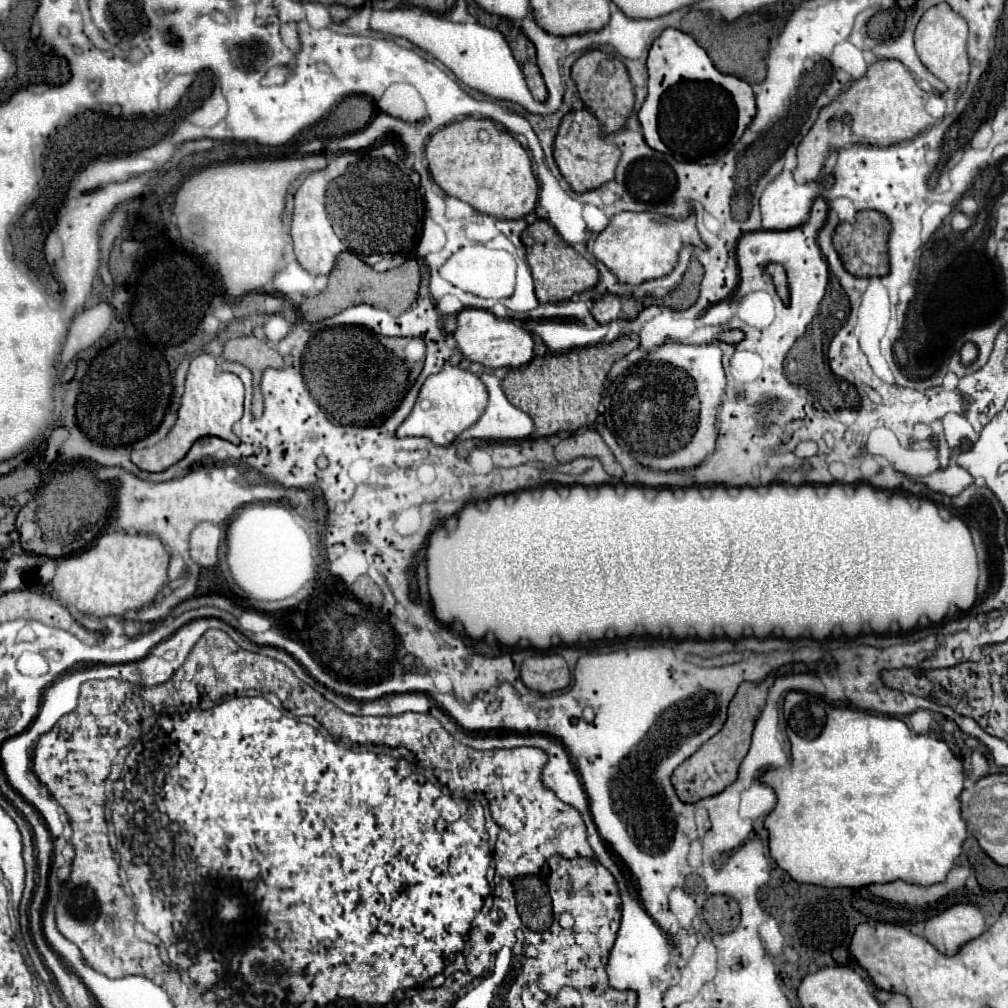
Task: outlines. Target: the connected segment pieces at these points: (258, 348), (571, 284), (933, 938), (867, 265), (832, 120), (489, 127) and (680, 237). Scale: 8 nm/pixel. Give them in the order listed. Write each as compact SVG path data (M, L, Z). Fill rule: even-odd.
M255 335L229 339L225 343L223 357L227 361L235 361L235 363L245 365L253 373L253 389L255 389L255 393L253 393L251 411L253 411L253 417L261 417L263 415L263 397L261 397L261 391L259 391L261 373L267 367L281 369L283 367L283 357L275 349L271 349L263 339L257 339Z
M537 219L533 225L529 225L521 233L521 241L527 249L527 263L533 271L535 295L541 303L567 301L573 295L583 293L585 289L591 289L597 285L597 281L599 281L597 267L593 263L589 263L583 255L579 255L571 245L567 245L549 221Z
M971 903L953 905L925 923L925 939L945 955L957 953L963 943L979 937L983 931L983 913Z
M859 211L855 223L841 223L835 229L833 245L843 261L843 267L855 277L881 277L889 273L889 253L887 253L887 239L889 239L891 223L879 211Z
M887 59L873 63L865 77L853 81L847 91L843 91L837 99L833 99L827 107L819 111L815 125L797 147L799 165L793 171L795 181L815 181L823 169L827 155L833 149L841 149L849 143L893 145L911 139L913 135L935 123L935 119L925 111L925 103L927 93L917 85L913 75L905 69L901 61Z
M467 117L463 121L451 123L437 133L431 135L427 147L425 147L425 157L429 163L429 171L433 175L433 181L451 197L457 197L465 203L469 203L473 209L479 213L487 213L499 219L521 219L529 215L535 209L537 195L539 195L539 185L537 179L531 171L531 159L527 151L521 147L519 141L515 141L507 131L497 129L497 125L489 119L475 119ZM479 131L489 131L489 141L483 143L479 139Z
M617 213L609 227L603 229L593 245L593 255L597 261L605 263L621 283L639 285L649 279L663 277L677 265L679 249L685 245L703 245L699 239L695 217L689 215L687 221L671 221L669 217L655 217L655 213Z

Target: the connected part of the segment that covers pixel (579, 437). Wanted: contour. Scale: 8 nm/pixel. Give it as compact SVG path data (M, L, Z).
M583 429L567 439L563 439L557 447L555 447L555 457L559 463L569 463L577 457L595 457L599 461L603 461L603 467L609 475L621 479L623 477L623 469L617 463L615 455L611 453L611 449L605 445L605 441L601 439L601 435L593 429Z

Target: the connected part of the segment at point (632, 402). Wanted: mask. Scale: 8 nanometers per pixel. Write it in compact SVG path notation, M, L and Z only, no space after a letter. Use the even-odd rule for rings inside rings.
M663 343L643 359L629 363L611 383L603 411L605 425L621 449L637 463L657 471L691 469L713 453L717 439L715 413L727 385L721 357L717 343ZM681 389L691 393L685 409L679 409Z

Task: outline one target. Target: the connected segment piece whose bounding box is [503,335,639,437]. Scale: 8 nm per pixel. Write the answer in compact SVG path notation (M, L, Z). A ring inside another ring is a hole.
M625 335L611 343L597 343L591 347L571 349L567 353L547 353L543 357L533 357L529 365L511 369L505 375L503 391L505 395L511 395L511 403L515 407L523 405L523 411L531 415L531 419L535 421L535 433L551 437L559 431L577 431L579 427L591 425L597 419L603 381L611 365L637 347L637 337Z

